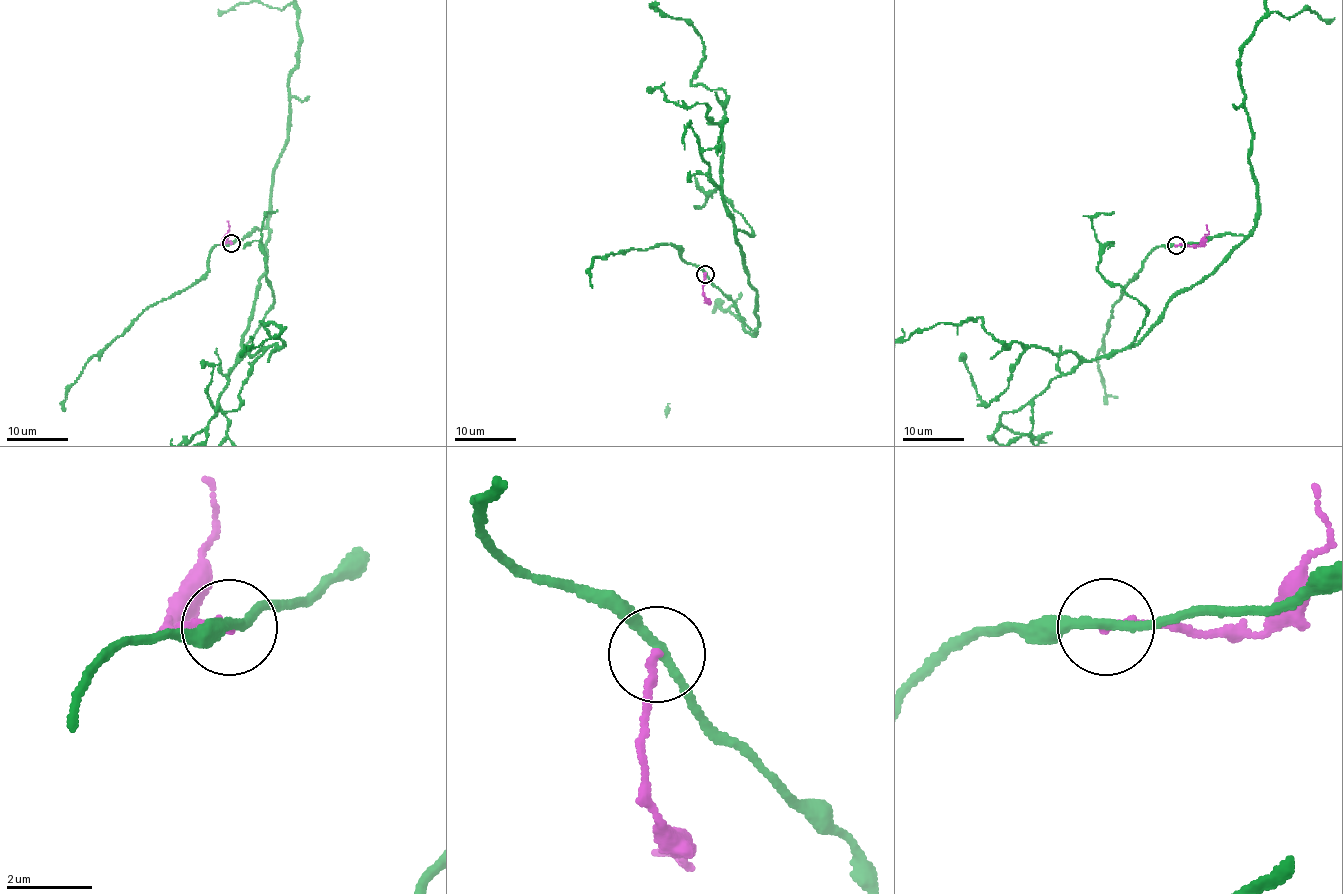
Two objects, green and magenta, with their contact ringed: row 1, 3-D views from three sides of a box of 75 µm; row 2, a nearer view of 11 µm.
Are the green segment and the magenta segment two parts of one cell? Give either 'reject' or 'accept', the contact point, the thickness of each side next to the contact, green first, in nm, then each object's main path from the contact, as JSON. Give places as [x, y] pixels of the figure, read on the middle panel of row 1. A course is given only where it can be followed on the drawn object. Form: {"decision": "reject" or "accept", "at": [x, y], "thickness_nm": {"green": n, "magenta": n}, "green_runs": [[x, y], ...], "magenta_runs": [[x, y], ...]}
{"decision": "reject", "at": [705, 274], "thickness_nm": {"green": 220, "magenta": 180}, "magenta_runs": [[705, 274], [704, 296], [710, 304], [704, 303]]}

